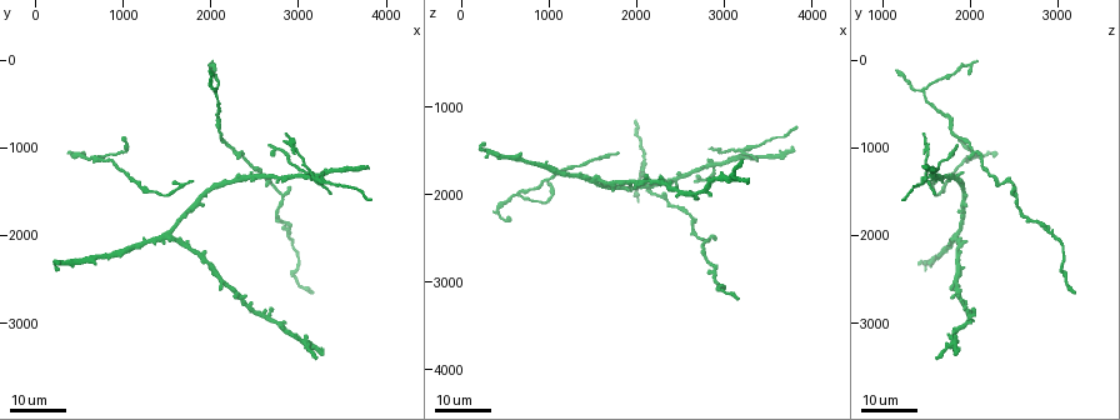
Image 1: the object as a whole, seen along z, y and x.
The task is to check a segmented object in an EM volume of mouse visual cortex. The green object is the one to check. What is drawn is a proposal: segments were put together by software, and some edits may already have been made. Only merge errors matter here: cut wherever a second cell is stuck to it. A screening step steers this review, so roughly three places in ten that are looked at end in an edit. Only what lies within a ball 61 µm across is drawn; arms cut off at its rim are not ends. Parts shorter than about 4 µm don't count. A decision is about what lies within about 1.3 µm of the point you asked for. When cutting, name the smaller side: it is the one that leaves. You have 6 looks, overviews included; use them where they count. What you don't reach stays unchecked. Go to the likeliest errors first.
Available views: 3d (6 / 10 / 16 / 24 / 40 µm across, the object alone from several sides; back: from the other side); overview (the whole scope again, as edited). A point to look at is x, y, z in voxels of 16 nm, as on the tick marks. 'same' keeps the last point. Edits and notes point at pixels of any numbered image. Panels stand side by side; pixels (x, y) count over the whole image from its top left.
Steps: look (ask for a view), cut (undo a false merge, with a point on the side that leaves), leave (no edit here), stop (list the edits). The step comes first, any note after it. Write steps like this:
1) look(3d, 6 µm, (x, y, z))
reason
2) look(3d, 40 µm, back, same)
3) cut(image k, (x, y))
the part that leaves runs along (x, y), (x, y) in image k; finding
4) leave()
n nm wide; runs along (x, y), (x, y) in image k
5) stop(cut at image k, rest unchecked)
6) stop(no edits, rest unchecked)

look(3d, 24 µm, (650, 1100, 2000))
thin arm on a thick one

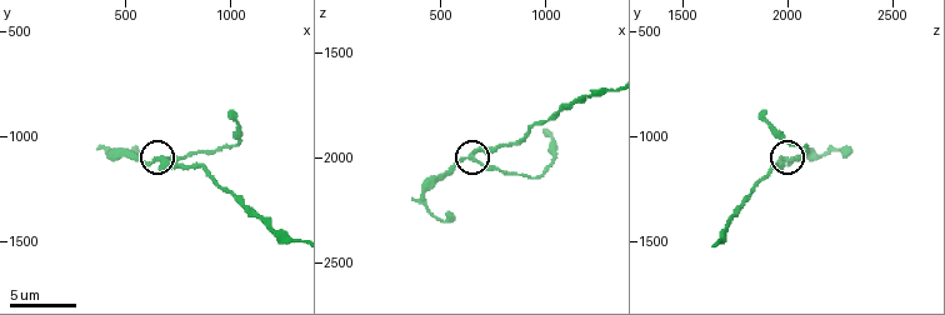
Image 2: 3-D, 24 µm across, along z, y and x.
look(3d, 10 µm, (670, 1110, 2000))

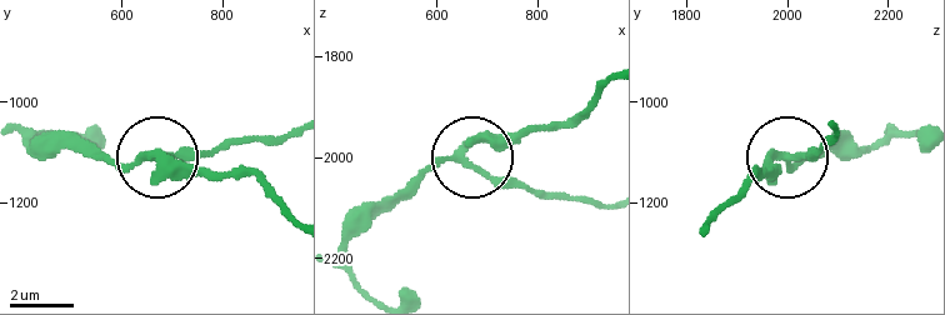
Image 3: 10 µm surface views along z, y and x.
leave()
3 arms; one cell here

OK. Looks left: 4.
look(3d, 16 µm, (2450, 1350, 1850))
three arms meet

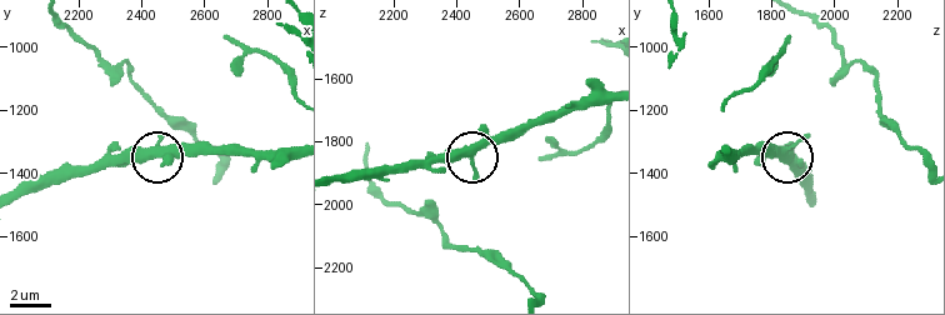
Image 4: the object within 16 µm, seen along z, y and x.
look(3d, 6 µm, (2450, 1330, 1850))
zoom in

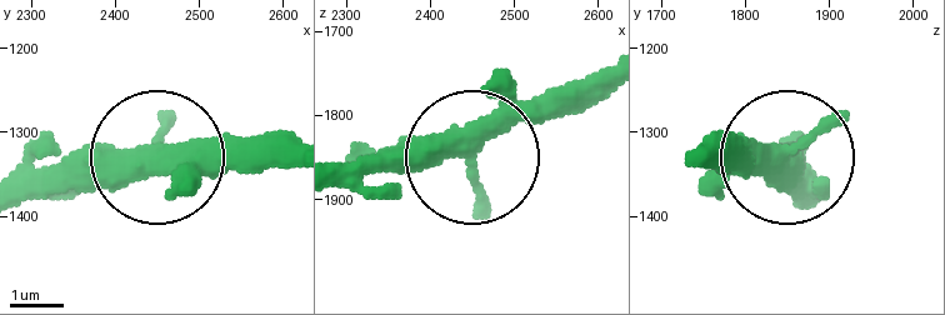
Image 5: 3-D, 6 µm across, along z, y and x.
leave()
3 arms; runs along (28, 203), (109, 184), (166, 149), (283, 149) in image 5; all the same cell

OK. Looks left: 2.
look(3d, 24 µm, (2050, 350, 1450))
a fork

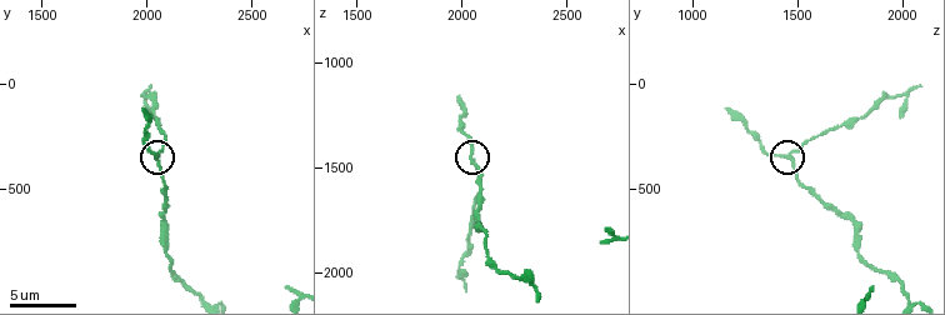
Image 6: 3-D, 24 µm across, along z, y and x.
look(3d, 10 µm, (2050, 340, 1450))
closer look

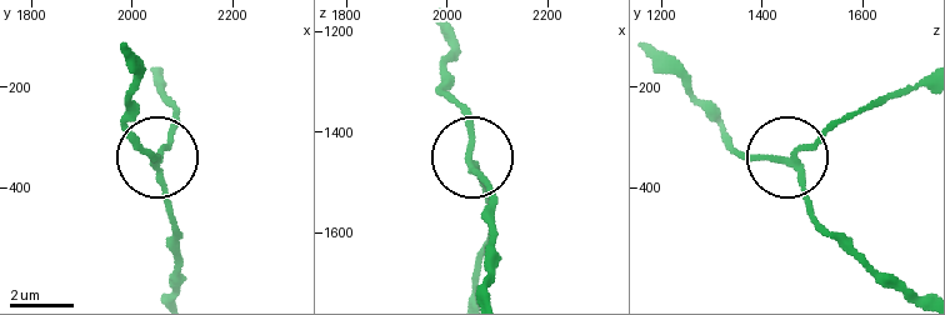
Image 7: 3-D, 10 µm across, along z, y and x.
cut(image 7, (174, 129))
two cells meet here

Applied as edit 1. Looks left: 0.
stop(cut at image 7, rest unchecked)

